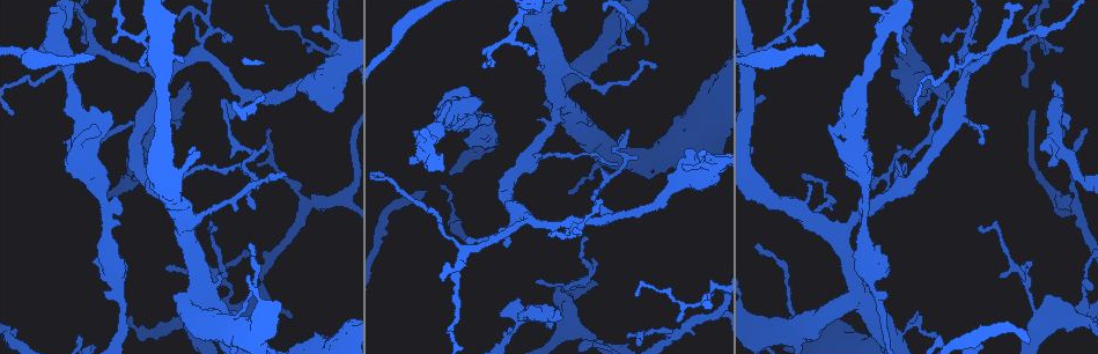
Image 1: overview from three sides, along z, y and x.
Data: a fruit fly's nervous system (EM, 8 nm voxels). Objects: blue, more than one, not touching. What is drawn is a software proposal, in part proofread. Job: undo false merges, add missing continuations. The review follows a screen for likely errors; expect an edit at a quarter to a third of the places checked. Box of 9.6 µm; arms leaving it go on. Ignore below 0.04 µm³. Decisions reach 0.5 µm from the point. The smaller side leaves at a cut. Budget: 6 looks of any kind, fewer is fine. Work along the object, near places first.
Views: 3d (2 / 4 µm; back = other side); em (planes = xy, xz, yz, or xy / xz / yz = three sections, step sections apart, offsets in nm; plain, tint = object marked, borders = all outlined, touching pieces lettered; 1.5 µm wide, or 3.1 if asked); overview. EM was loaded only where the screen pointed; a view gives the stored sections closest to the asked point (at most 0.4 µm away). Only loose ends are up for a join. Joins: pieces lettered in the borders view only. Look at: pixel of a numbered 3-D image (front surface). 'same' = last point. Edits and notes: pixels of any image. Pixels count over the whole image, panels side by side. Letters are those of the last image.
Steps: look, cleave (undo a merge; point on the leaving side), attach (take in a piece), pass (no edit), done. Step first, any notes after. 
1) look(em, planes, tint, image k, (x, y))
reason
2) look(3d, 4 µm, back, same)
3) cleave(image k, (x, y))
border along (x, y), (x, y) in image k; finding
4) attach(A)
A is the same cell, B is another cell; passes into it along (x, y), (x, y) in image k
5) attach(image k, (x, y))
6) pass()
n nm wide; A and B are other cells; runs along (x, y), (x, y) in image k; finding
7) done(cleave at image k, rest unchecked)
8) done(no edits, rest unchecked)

look(em, yz, step 4, tint, image 1, (979, 230))
thin end

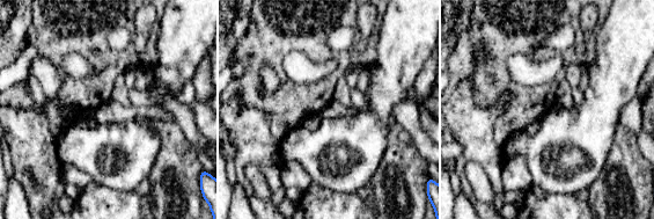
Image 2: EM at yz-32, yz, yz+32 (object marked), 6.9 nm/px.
look(em, planes, borders, same)

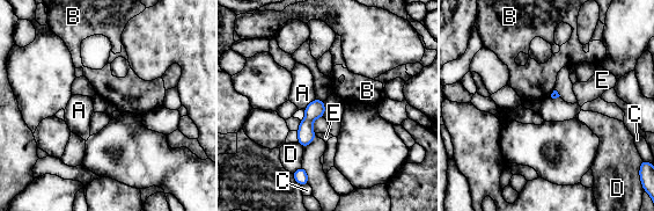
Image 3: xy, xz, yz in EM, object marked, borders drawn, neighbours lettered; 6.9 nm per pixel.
pass()
A, B, C, D and E are other cells; runs along (321, 103), (306, 124), (303, 143) in image 3; none of them fits

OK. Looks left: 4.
look(3d, 2 µm, image 1, (557, 314))
branch stops here

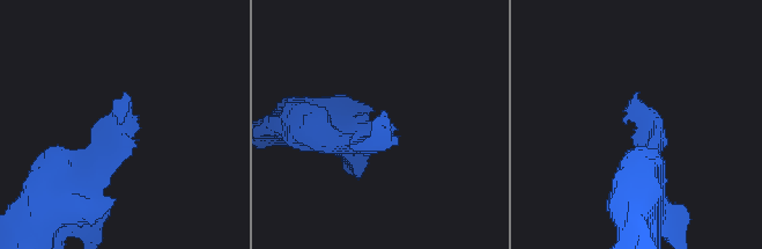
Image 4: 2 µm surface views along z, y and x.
look(em, xy, step 8, tint, image 4, (383, 123))
shape alone is not enough

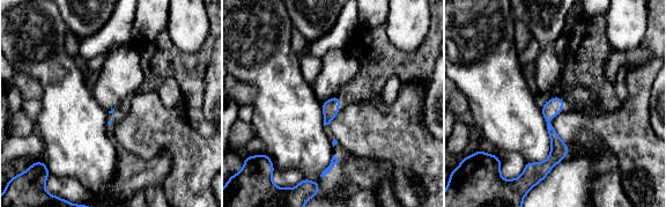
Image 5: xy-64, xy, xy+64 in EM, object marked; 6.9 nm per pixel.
look(em, yz, step 8, borders, same)
another direction

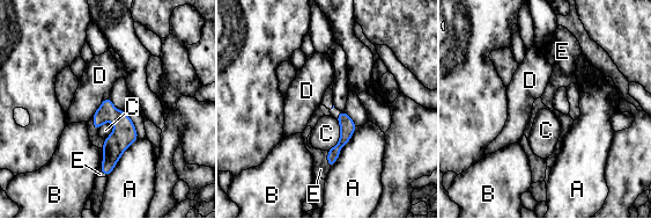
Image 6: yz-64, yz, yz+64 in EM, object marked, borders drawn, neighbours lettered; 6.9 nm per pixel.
attach(E)
E is the same cell, A, B, C and D are other cells; the neuron continues

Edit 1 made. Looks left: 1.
done(attach at image 6, rest unchecked)

